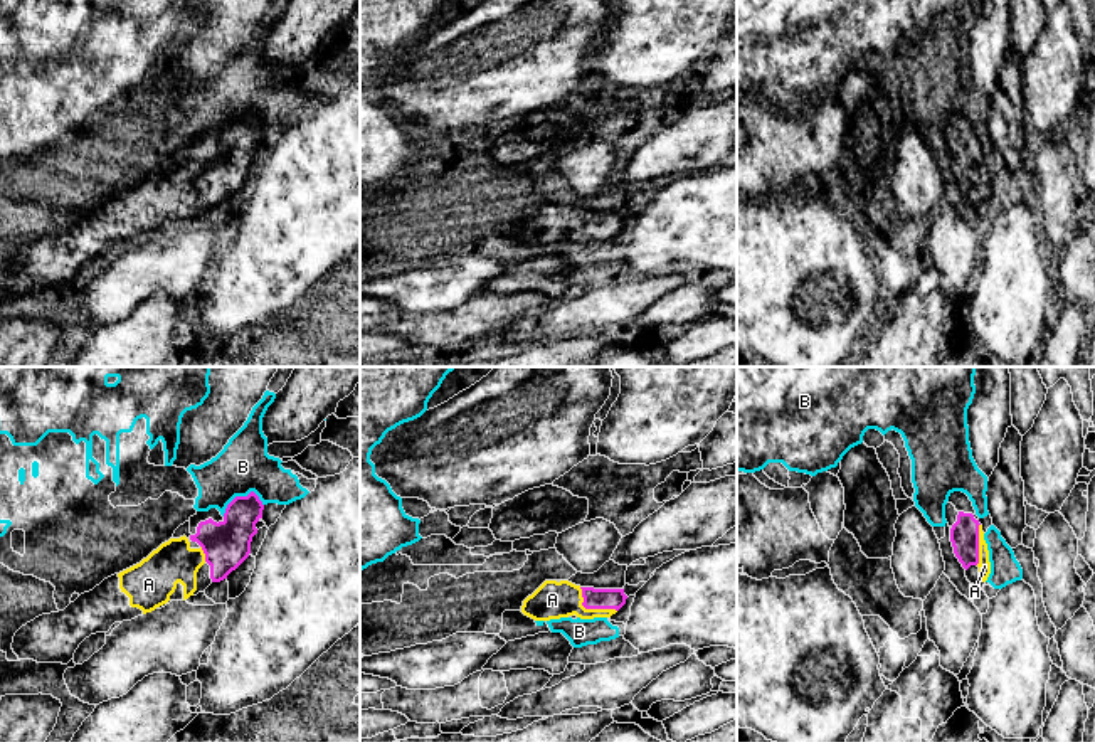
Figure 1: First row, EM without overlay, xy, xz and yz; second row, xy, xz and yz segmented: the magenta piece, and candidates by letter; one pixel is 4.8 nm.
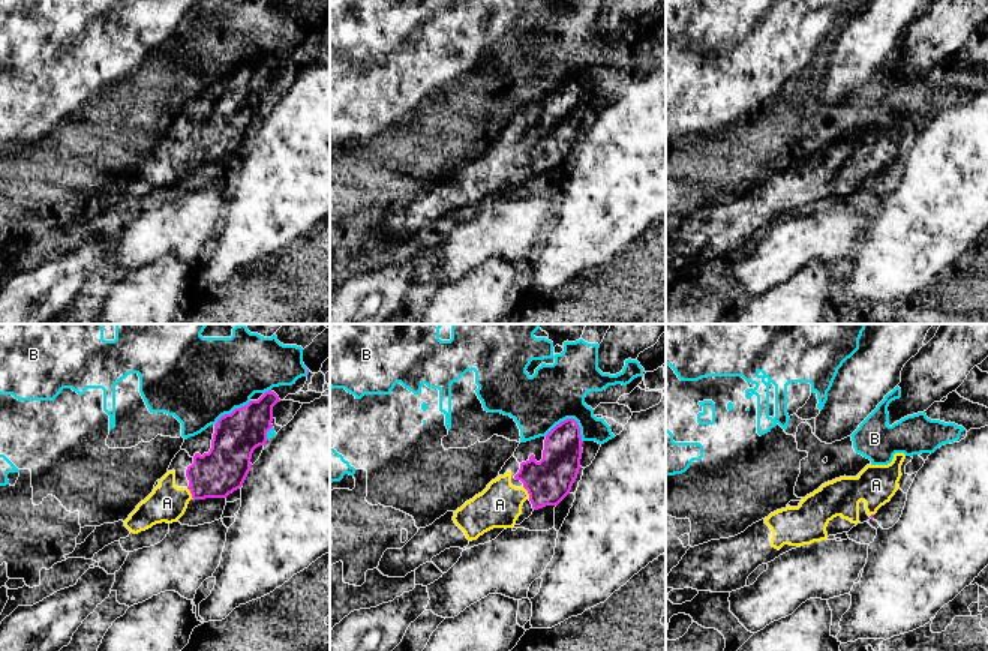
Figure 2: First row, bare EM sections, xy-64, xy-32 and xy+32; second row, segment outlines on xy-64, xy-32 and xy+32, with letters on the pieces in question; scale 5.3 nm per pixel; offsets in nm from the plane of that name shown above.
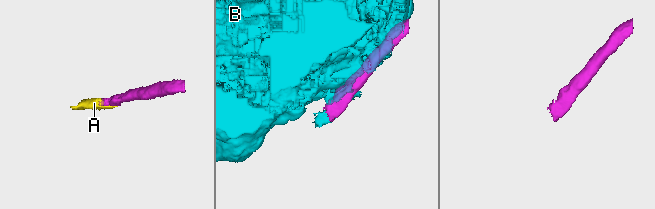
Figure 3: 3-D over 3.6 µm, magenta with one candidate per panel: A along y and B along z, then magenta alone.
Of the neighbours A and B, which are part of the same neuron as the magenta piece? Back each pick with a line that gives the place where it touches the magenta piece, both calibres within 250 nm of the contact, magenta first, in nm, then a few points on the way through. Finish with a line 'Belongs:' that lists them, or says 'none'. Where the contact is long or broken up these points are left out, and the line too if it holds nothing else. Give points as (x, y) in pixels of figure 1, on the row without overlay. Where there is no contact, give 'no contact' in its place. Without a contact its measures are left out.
A: contact xz (591, 231); calibres 100 and 180 nm
Belongs: A

